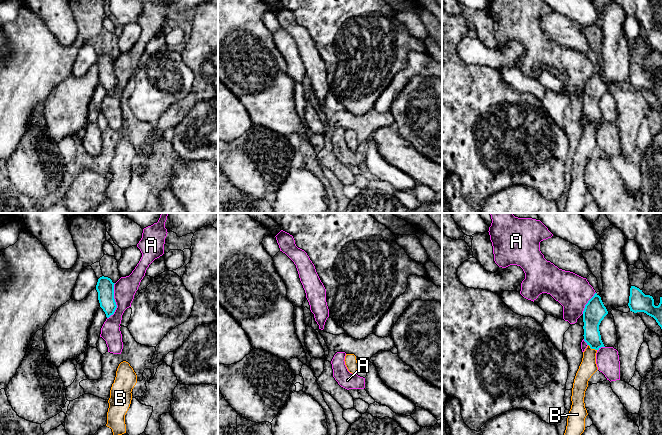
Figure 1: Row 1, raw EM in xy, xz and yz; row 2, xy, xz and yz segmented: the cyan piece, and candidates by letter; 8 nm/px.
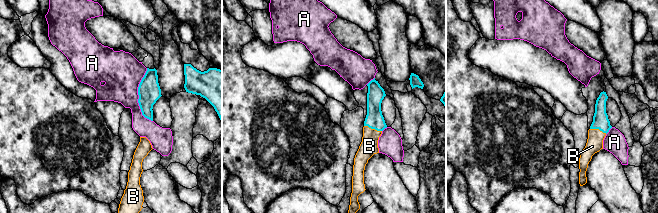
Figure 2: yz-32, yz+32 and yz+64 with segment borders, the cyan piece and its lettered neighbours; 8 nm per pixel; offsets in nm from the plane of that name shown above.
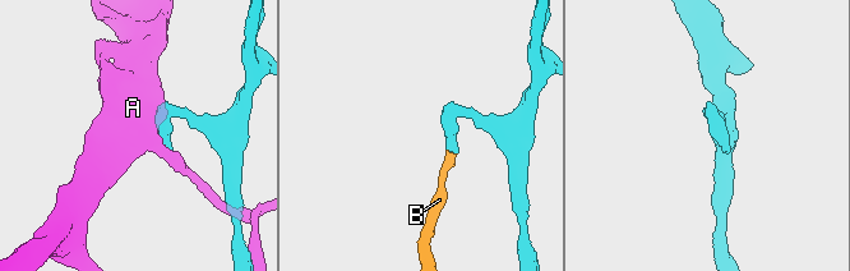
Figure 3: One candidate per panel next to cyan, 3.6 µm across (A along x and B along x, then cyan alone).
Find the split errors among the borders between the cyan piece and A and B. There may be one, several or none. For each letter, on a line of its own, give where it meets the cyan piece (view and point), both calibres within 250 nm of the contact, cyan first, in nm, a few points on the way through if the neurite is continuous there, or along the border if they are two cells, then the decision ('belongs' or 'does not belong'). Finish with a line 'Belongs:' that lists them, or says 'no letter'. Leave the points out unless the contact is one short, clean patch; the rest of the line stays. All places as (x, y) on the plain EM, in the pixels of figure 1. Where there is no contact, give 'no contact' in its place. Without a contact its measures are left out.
A: xy (114, 77) | 140/180 nm | does not belong
B: yz (592, 124) | 160/140 nm | across yz (592, 93), (592, 124), (589, 130), (588, 142) | belongs
Belongs: B

